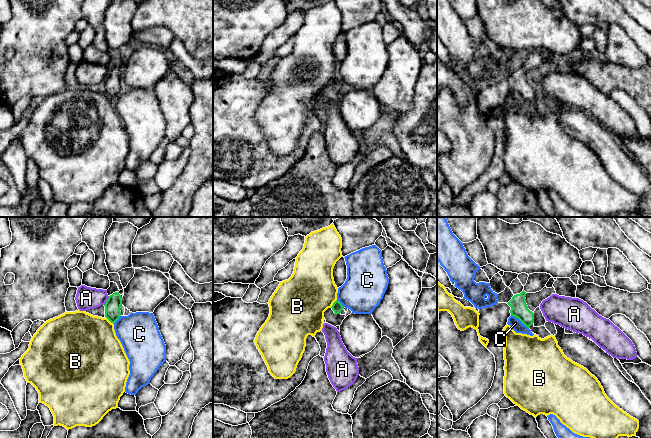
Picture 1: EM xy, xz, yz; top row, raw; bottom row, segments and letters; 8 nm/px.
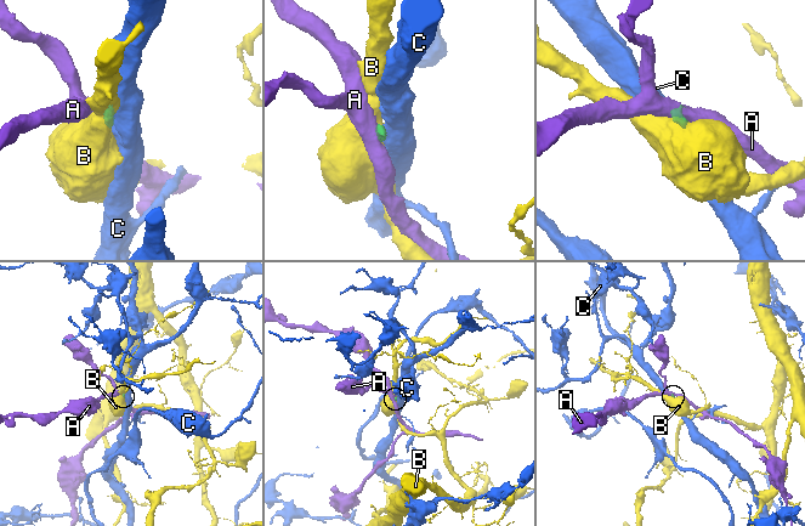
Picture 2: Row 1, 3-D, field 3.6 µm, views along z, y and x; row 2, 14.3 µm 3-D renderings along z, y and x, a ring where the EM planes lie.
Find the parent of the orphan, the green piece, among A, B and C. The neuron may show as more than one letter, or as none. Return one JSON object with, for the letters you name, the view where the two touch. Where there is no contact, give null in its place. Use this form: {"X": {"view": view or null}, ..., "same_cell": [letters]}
{"same_cell": []}

